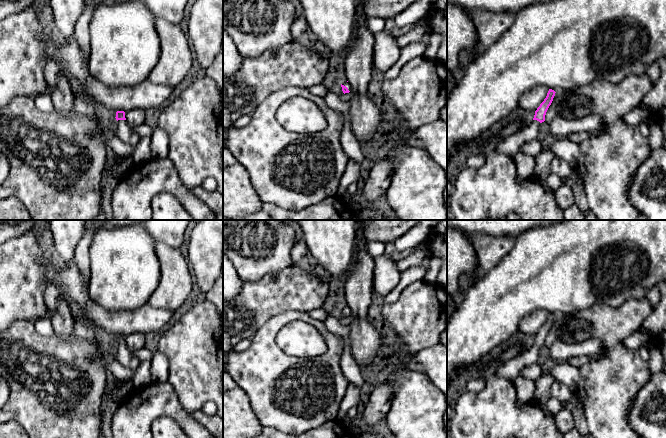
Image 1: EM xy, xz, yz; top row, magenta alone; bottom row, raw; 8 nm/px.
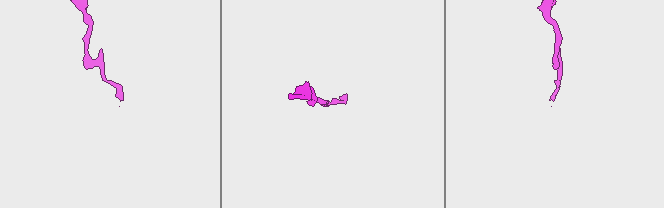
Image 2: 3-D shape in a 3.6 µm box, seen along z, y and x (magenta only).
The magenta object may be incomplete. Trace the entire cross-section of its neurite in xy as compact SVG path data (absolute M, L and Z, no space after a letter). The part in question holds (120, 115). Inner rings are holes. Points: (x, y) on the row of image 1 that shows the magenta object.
M117 111L116 112L117 120L117 132L116 137L118 137L123 142L135 147L138 145L140 136L134 132L126 122L125 112Z

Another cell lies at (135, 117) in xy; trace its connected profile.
M136 108L131 109L125 112L126 122L131 129L139 127L140 125L145 123L146 114L145 110Z

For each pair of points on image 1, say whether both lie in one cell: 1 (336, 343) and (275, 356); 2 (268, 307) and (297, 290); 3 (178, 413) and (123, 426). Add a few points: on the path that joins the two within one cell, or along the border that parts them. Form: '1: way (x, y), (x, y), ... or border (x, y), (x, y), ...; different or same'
1: way (314, 322), (303, 316), (288, 316), (271, 334); same
2: way (275, 300), (285, 290), (290, 290); same
3: way (164, 409), (141, 409), (137, 413); same

